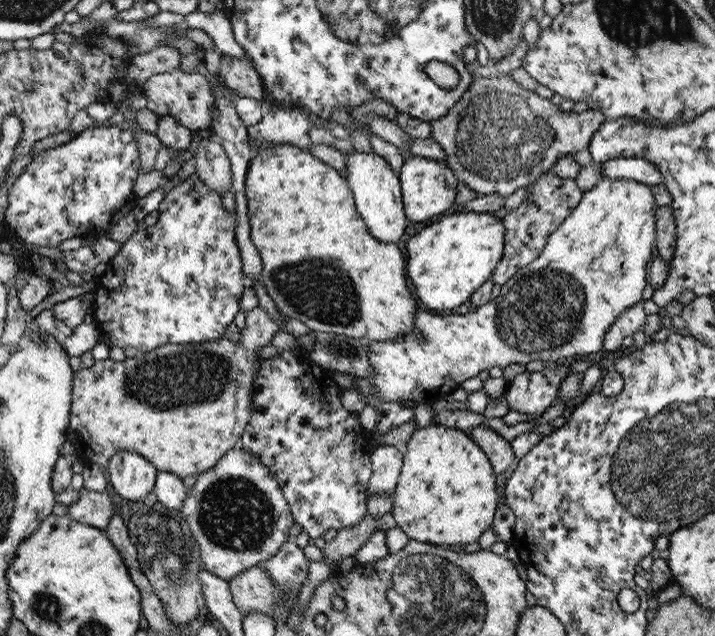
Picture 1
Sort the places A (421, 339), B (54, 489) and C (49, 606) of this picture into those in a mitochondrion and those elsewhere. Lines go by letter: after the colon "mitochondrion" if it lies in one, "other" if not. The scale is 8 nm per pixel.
A: mitochondrion
B: other
C: mitochondrion

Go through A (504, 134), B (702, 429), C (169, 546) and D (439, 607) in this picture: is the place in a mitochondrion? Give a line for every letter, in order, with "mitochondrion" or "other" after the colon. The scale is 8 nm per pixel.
A: mitochondrion
B: mitochondrion
C: mitochondrion
D: mitochondrion

